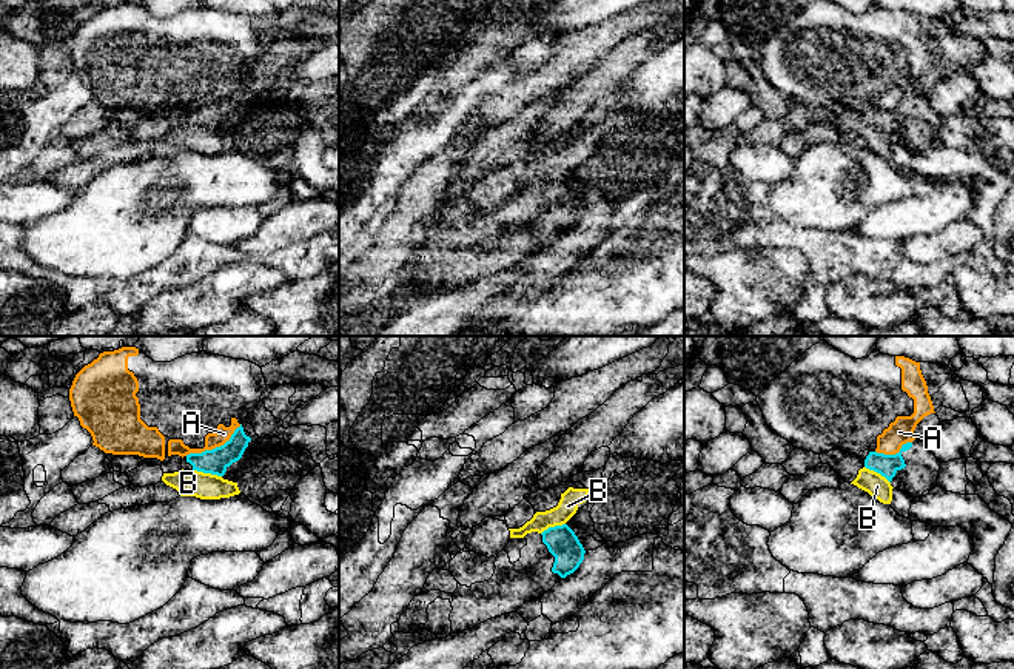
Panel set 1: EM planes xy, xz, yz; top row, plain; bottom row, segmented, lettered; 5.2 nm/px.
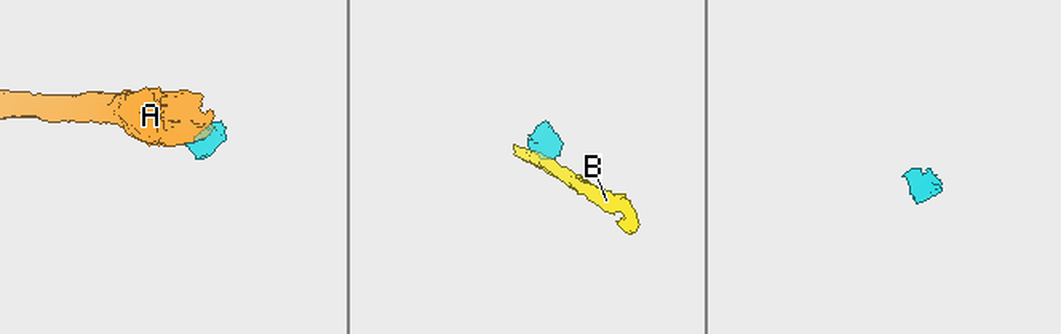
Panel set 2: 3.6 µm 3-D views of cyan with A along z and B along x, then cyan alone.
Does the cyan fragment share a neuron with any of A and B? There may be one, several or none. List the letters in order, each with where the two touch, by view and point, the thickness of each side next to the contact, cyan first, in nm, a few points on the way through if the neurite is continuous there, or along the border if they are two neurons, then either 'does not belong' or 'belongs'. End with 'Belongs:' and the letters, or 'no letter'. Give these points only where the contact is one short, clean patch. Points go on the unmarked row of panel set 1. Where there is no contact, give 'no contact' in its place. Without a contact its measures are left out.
A: meets cyan in xy at (213, 104); 130 nm thick on the cyan side, 80 nm on the other; border along xy (241, 79), (222, 99), (185, 110); does not belong
B: meets cyan in xy at (207, 127); 130 nm thick on the cyan side, 140 nm on the other; border along xy (193, 124), (221, 131); does not belong
Belongs: no letter

